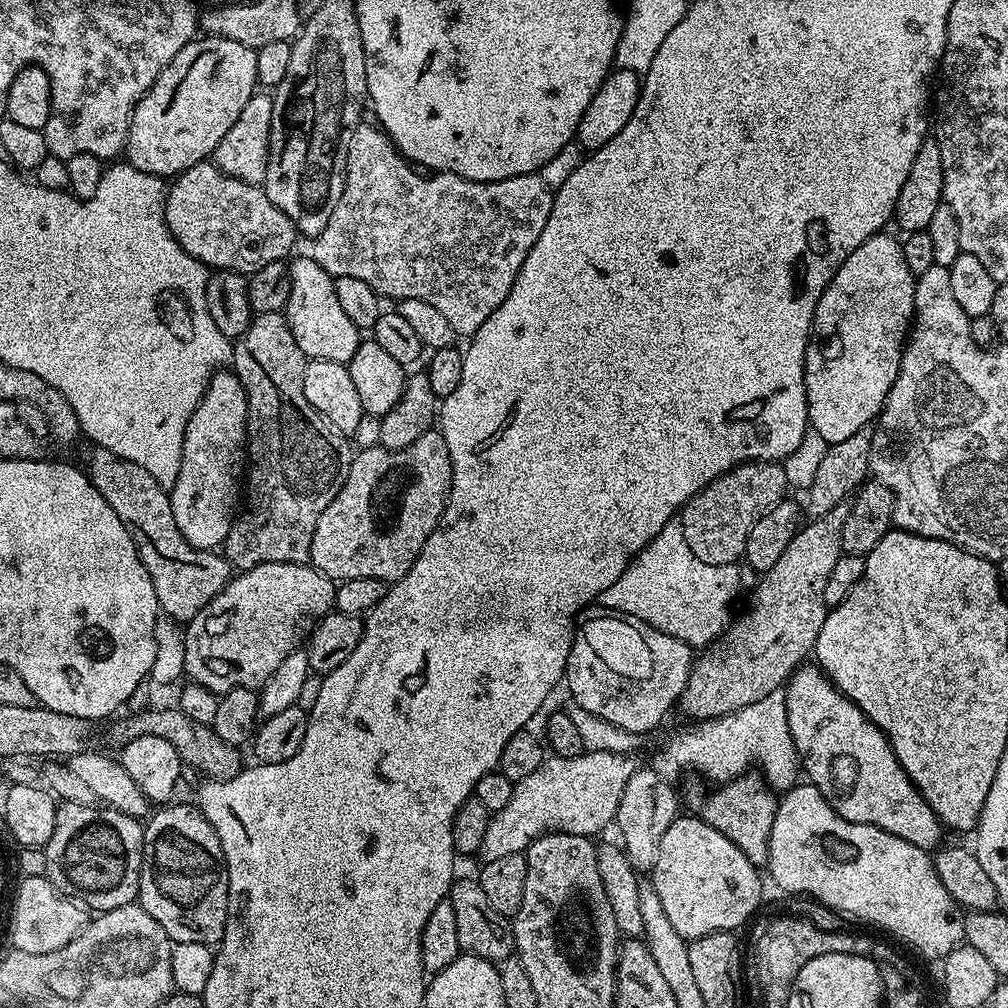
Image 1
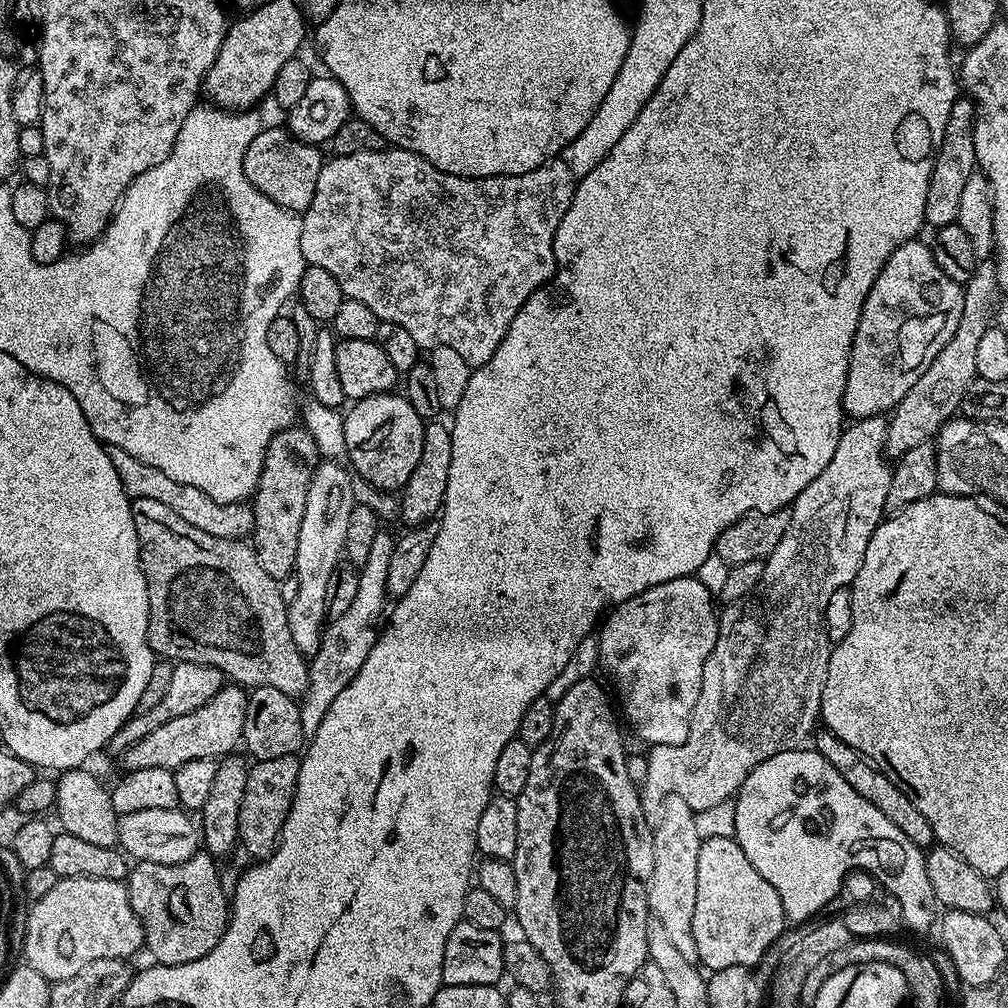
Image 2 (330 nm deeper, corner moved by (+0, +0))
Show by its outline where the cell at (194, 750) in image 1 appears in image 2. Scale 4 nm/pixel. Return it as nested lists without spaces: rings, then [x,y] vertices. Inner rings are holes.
[[[299,755],[256,760],[249,767],[246,794],[242,798],[242,810],[238,810],[238,834],[239,843],[253,856],[251,858],[253,861],[266,860],[268,855],[276,850],[280,831],[294,802],[299,769]]]

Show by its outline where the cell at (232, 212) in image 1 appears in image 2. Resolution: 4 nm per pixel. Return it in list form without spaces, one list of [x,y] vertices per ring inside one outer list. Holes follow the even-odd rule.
[[[261,127],[260,133],[246,146],[244,155],[244,173],[246,178],[266,198],[278,206],[297,214],[304,213],[314,198],[318,186],[318,174],[325,164],[325,157],[320,157],[321,149],[314,144],[297,140],[287,127]]]

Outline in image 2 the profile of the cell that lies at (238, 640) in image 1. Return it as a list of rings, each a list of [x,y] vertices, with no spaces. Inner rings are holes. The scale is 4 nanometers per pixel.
[[[225,683],[223,688],[214,694],[206,706],[198,706],[190,714],[182,714],[182,718],[173,718],[166,726],[158,726],[122,753],[124,768],[129,772],[134,770],[150,770],[151,768],[182,767],[186,762],[194,762],[194,758],[224,758],[237,751],[238,745],[244,738],[246,726],[246,706],[248,692],[241,685]]]

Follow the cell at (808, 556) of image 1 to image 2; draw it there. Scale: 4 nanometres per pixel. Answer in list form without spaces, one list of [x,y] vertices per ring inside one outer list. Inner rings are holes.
[[[989,258],[979,261],[974,274],[963,285],[964,309],[962,322],[958,322],[958,330],[954,330],[954,338],[942,346],[942,354],[930,362],[926,374],[910,386],[906,398],[898,402],[887,417],[885,452],[889,457],[899,458],[906,450],[914,450],[914,446],[929,443],[948,420],[953,419],[961,411],[964,395],[970,382],[976,379],[976,358],[982,334],[993,327],[996,316],[996,303],[1002,299],[1002,293],[996,281],[996,262]]]

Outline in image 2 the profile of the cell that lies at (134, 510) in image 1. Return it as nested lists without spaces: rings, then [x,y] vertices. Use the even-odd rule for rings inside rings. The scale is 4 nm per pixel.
[[[154,498],[132,500],[132,513],[134,514],[134,530],[138,530],[140,565],[148,583],[148,644],[152,647],[153,653],[157,657],[167,658],[172,662],[198,662],[206,666],[214,666],[219,672],[224,673],[231,683],[241,685],[248,690],[262,686],[274,686],[274,690],[282,690],[282,694],[287,696],[303,697],[304,691],[308,689],[309,661],[298,650],[298,646],[294,646],[294,638],[290,638],[288,605],[282,598],[280,585],[274,578],[270,578],[270,574],[266,574],[266,570],[262,570],[251,543],[206,534],[206,530],[198,530],[198,526],[190,526],[190,522],[186,522],[186,518],[178,518],[178,514],[174,514],[174,510],[162,506],[162,502],[154,502]]]

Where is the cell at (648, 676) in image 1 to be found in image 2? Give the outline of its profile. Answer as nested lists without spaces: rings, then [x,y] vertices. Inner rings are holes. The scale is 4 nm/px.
[[[696,576],[674,578],[670,582],[662,582],[658,586],[650,586],[650,590],[642,590],[642,594],[632,596],[626,602],[616,605],[615,608],[607,613],[606,619],[603,621],[602,627],[599,629],[600,664],[602,665],[602,668],[605,668],[605,670],[612,675],[612,680],[616,683],[617,693],[615,692],[615,695],[618,697],[618,704],[622,709],[623,719],[626,721],[626,724],[626,719],[628,719],[629,725],[627,724],[627,727],[630,731],[636,734],[638,738],[644,739],[649,746],[653,744],[678,746],[679,744],[684,744],[686,738],[690,738],[694,706],[698,706],[698,694],[702,690],[702,666],[706,666],[706,658],[710,658],[710,650],[714,650],[716,639],[720,633],[718,608],[715,608],[715,606],[712,605],[712,600],[714,600],[713,592],[706,590],[706,586],[702,586],[702,582]]]

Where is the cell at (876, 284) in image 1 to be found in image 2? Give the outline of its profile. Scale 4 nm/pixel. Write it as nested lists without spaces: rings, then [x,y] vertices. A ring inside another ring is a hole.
[[[920,238],[907,240],[898,246],[898,250],[886,258],[886,266],[882,266],[878,278],[874,278],[874,286],[870,286],[870,294],[866,294],[862,318],[850,350],[850,370],[846,374],[844,411],[849,417],[861,420],[867,416],[891,413],[896,404],[906,398],[910,386],[914,386],[914,382],[926,374],[930,362],[942,354],[942,346],[954,338],[954,330],[958,330],[958,322],[962,322],[963,287],[954,282],[954,278],[946,278],[942,266],[934,262],[931,247],[922,241]]]

